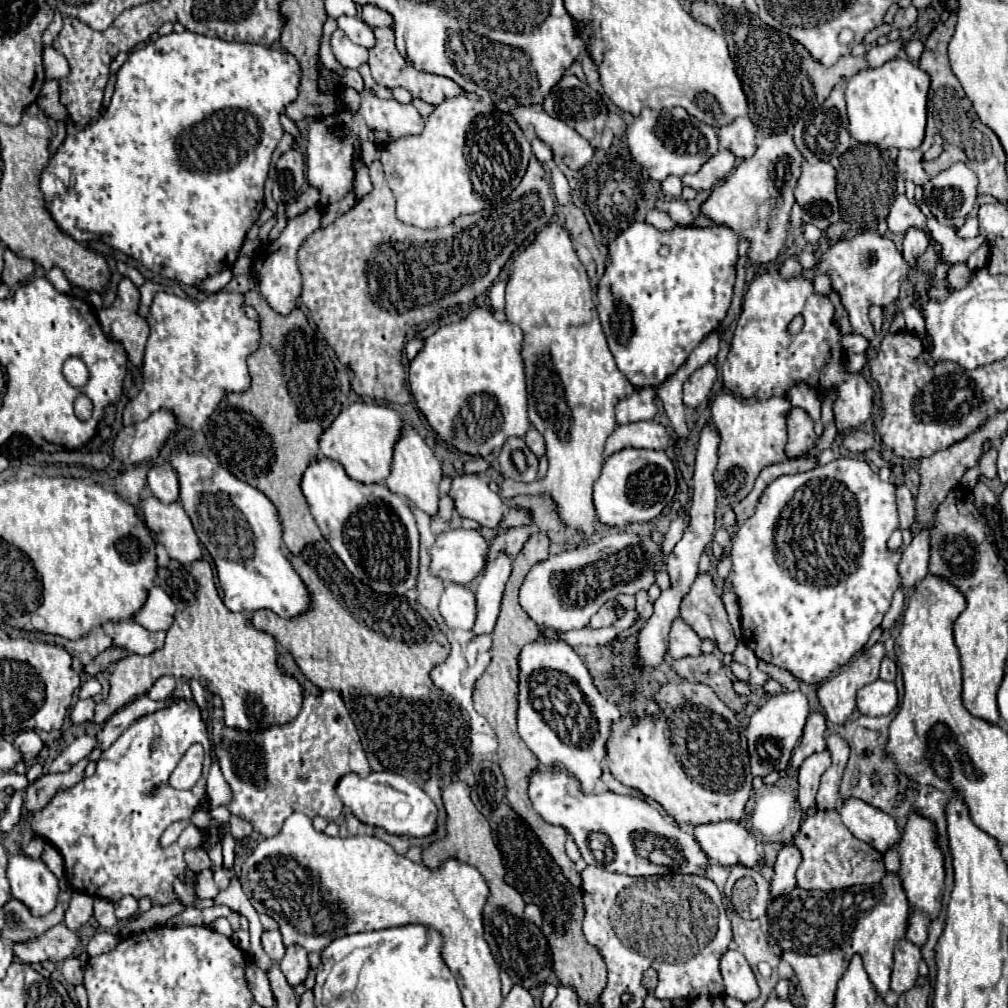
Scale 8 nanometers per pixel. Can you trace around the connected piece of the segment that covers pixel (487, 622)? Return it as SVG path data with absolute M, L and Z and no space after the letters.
M500 555L498 561L490 563L488 569L484 571L478 589L474 591L476 597L476 623L472 629L472 637L492 633L498 611L500 611L500 601L504 593L504 585L510 577L512 561L506 555Z

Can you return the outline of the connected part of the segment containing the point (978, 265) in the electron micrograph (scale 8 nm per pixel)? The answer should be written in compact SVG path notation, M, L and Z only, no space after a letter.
M982 245L982 247L980 247L978 251L974 251L974 253L970 255L970 259L966 261L968 269L970 269L970 271L982 269L982 267L986 265L986 261L988 261L988 255L990 255L990 247L988 247L988 245Z

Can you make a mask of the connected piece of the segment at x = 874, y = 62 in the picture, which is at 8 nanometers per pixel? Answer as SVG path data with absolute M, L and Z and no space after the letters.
M894 41L894 43L886 43L886 45L874 45L868 49L866 53L866 61L868 61L868 67L880 67L884 65L886 61L892 61L896 59L898 51L902 49L902 43L900 41Z

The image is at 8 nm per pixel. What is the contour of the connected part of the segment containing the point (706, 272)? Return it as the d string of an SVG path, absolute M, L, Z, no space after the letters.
M634 221L626 231L622 231L612 243L610 243L610 261L606 267L604 277L600 279L598 285L598 315L604 327L604 335L608 339L610 351L616 359L618 369L628 377L628 381L634 387L658 387L660 383L664 383L690 355L690 351L694 347L700 345L700 341L710 333L716 331L716 327L720 325L720 321L724 319L728 307L730 307L730 299L732 299L732 287L734 287L734 277L736 277L736 259L738 259L738 235L734 231L730 231L728 227L676 227L672 231L658 231L648 223L642 221Z

